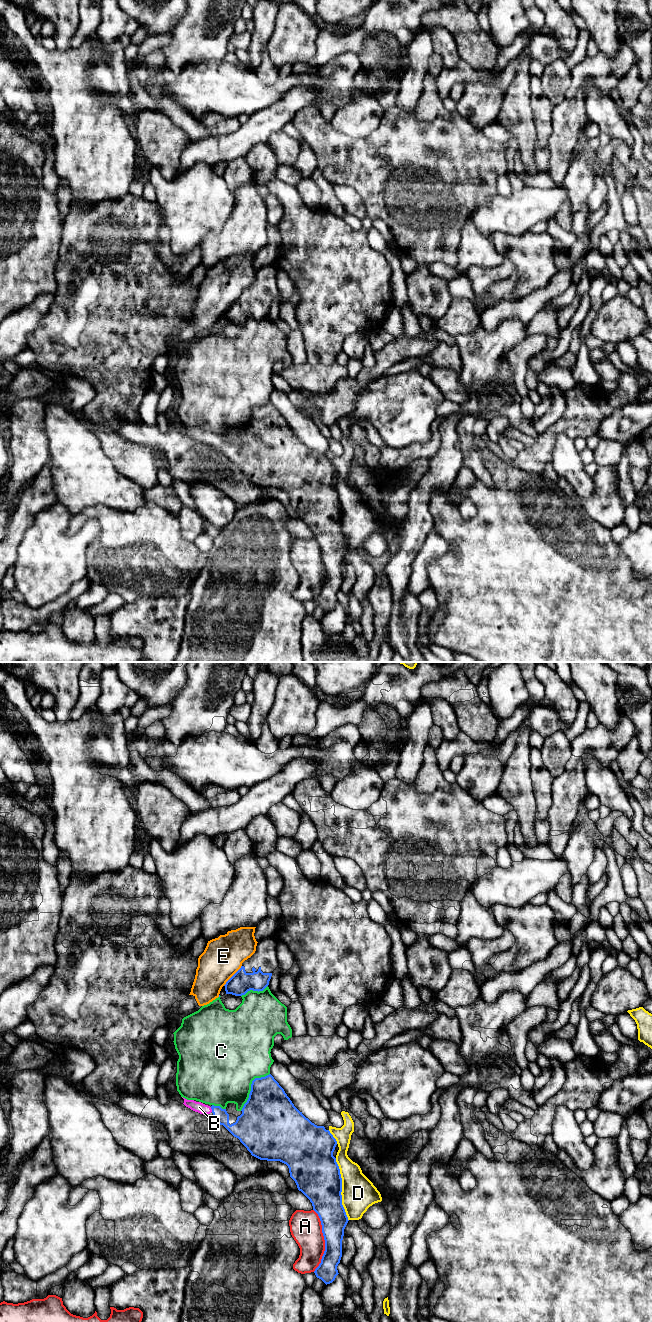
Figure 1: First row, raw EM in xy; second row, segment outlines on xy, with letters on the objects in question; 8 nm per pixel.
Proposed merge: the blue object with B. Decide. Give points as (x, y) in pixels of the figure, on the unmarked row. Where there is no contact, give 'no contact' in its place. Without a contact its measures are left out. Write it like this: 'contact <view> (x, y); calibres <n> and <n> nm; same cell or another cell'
contact xy (211, 436); calibres 120 and 90 nm; same cell

